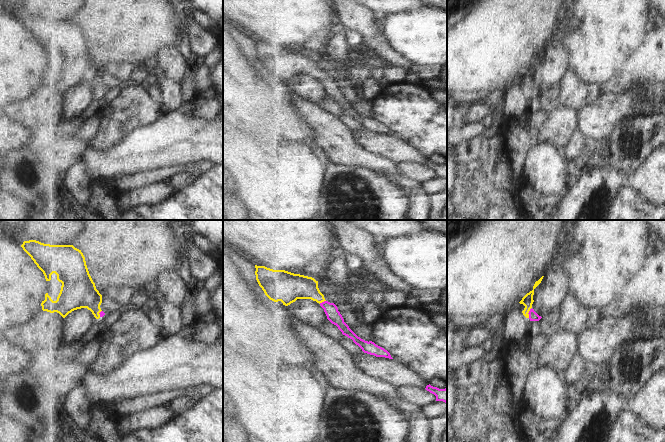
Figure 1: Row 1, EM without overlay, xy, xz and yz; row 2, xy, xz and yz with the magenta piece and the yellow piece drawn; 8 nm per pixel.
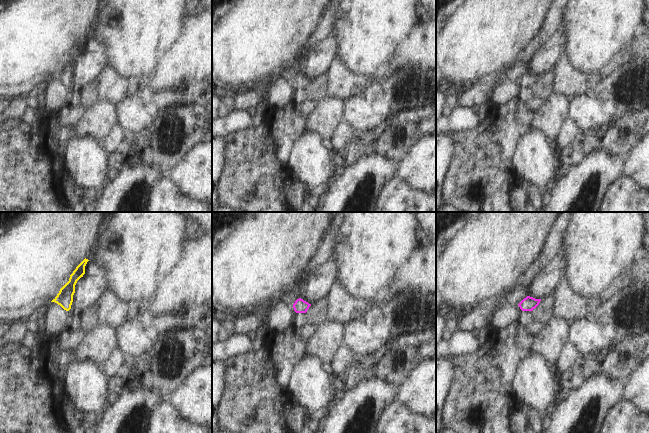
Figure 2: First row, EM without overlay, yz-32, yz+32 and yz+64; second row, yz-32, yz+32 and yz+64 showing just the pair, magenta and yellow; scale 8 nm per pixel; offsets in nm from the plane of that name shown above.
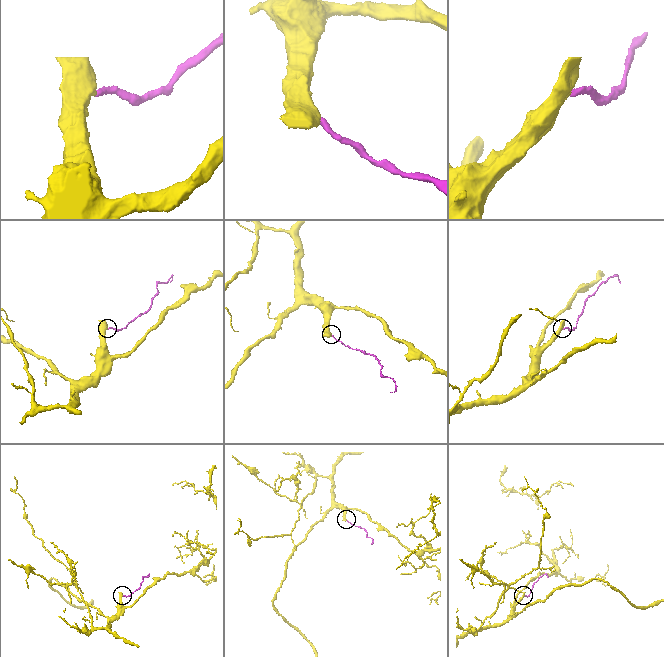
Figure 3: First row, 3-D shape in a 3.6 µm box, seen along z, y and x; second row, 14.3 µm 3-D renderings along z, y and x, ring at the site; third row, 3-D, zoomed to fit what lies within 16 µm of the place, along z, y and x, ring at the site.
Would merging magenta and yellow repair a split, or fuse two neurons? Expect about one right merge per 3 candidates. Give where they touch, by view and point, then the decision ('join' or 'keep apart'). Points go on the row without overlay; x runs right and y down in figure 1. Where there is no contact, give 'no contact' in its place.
yz (529, 88) | join

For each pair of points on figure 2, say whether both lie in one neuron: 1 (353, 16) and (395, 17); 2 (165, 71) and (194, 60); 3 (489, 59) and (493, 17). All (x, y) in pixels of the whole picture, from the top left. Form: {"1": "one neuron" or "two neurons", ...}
{"1": "one neuron", "2": "one neuron", "3": "one neuron"}

